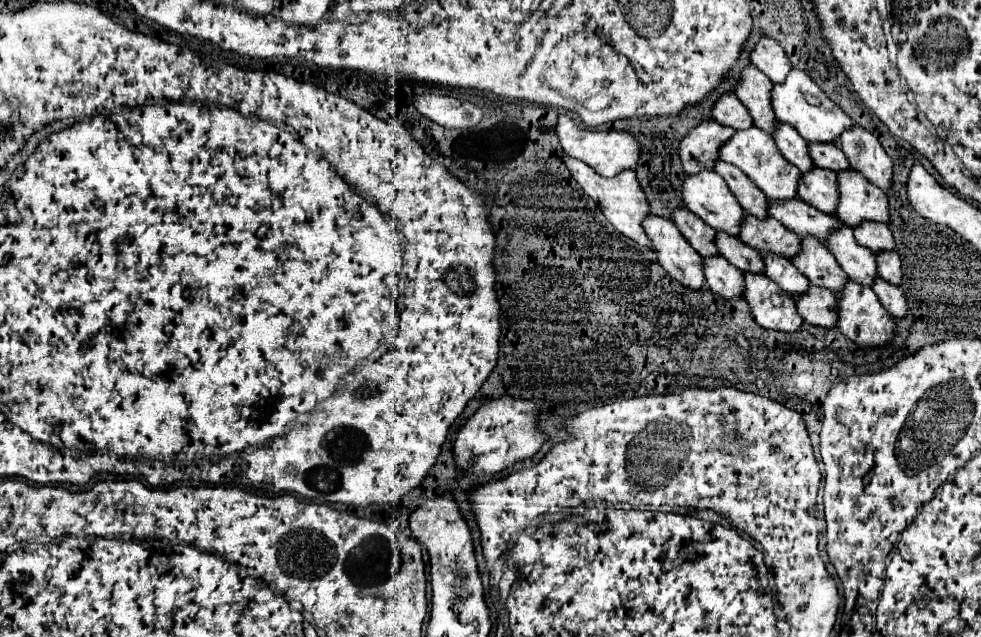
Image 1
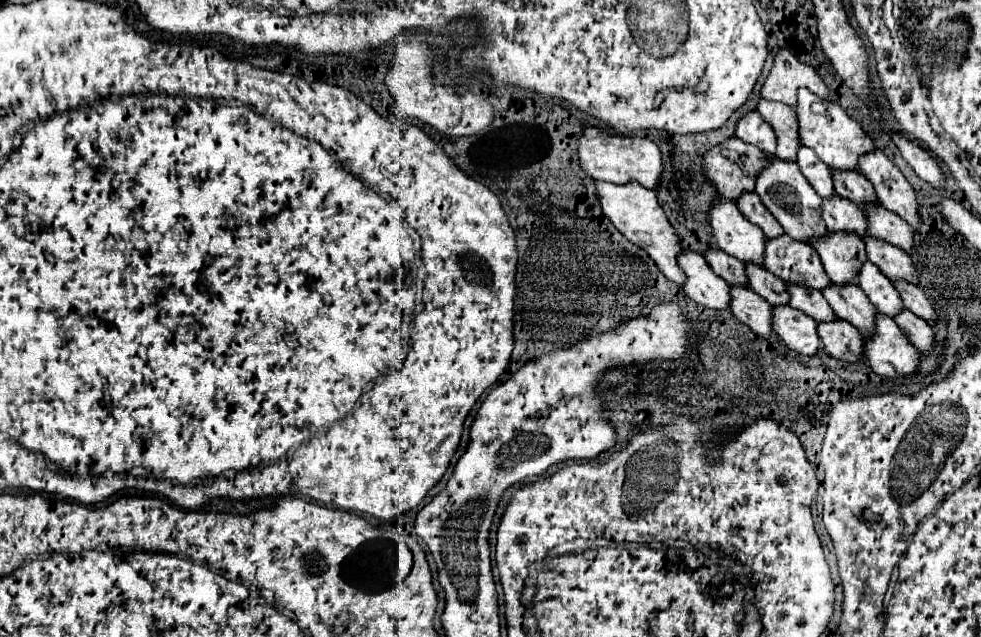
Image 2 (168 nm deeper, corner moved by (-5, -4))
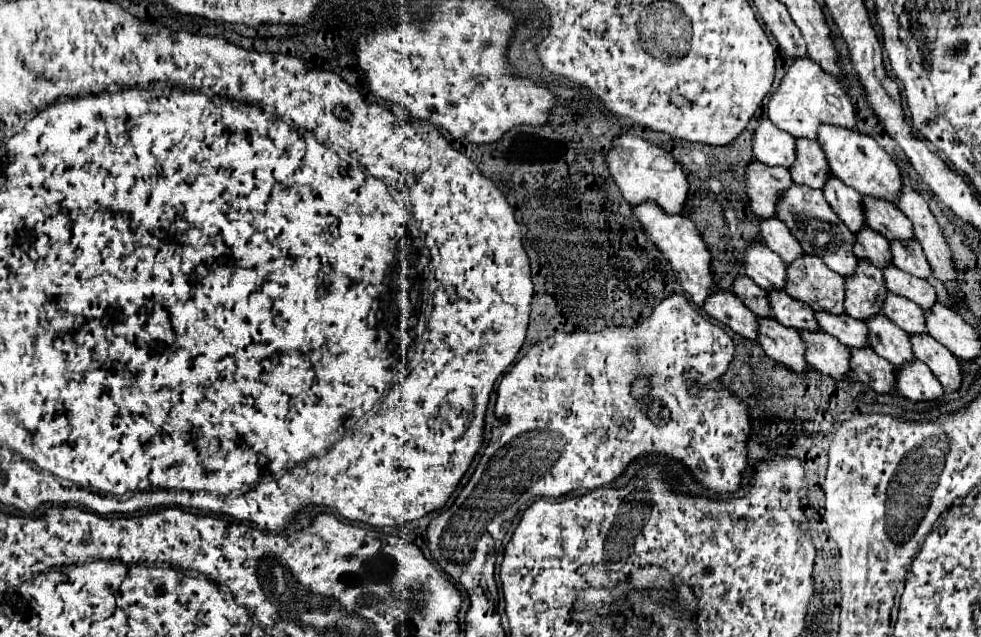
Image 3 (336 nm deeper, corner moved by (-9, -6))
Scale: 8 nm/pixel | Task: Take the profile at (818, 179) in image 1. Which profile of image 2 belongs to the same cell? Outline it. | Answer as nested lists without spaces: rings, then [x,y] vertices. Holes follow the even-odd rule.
[[[833,196],[833,200],[823,200],[823,214],[829,232],[849,232],[861,238],[867,236],[867,220],[857,204]]]

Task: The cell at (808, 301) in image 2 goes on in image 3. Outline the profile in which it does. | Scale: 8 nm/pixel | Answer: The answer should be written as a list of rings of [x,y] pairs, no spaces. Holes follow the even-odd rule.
[[[821,310],[815,312],[817,322],[821,322],[821,328],[829,334],[833,334],[841,344],[845,346],[867,346],[867,328],[861,320],[849,318],[849,314],[821,314]]]

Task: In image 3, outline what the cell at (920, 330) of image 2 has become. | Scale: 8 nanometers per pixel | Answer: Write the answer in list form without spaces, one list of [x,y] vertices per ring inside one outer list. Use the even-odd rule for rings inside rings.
[[[909,334],[909,342],[913,348],[913,356],[923,360],[935,378],[947,390],[957,390],[961,384],[961,368],[957,358],[941,346],[931,334]]]

